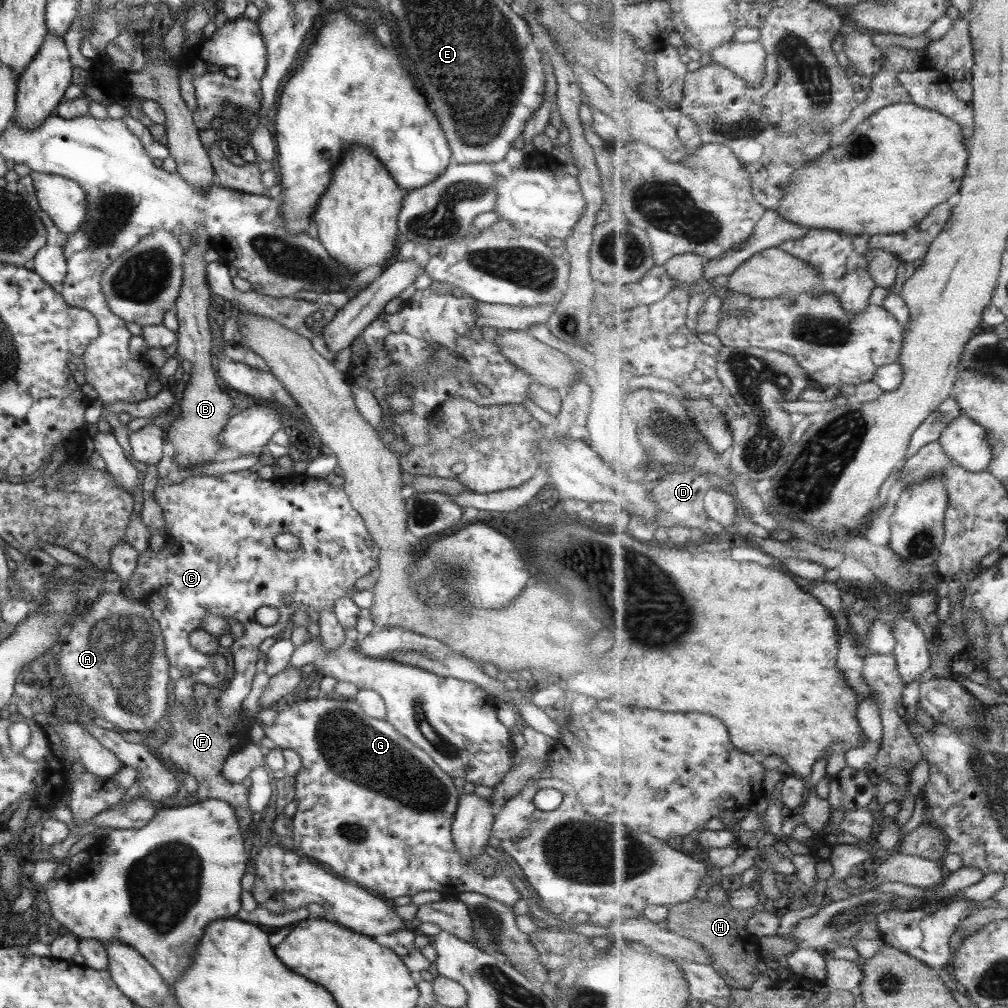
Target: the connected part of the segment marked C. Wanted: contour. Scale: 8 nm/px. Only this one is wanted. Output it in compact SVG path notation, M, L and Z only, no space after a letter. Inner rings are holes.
M240 470L217 476L188 476L181 484L157 484L154 497L162 510L164 543L161 550L153 552L148 547L137 557L137 565L126 588L137 602L144 603L152 612L162 634L163 655L169 665L180 670L183 678L189 678L189 672L195 672L195 666L191 668L192 646L188 638L190 632L200 628L204 616L233 618L243 626L242 636L229 641L234 657L232 670L235 672L227 688L216 698L221 716L234 720L241 710L240 704L251 690L251 679L256 672L257 646L265 638L281 636L294 612L307 613L309 608L318 614L324 610L333 612L338 598L350 598L355 594L355 581L365 580L377 567L375 557L371 555L371 544L374 542L341 486L333 486L324 478L289 475L279 480L261 480L256 473ZM282 532L289 532L299 540L295 550L282 552L273 543L273 538ZM285 594L293 598L289 606L281 601ZM259 606L276 608L278 621L271 626L257 623L254 614Z

